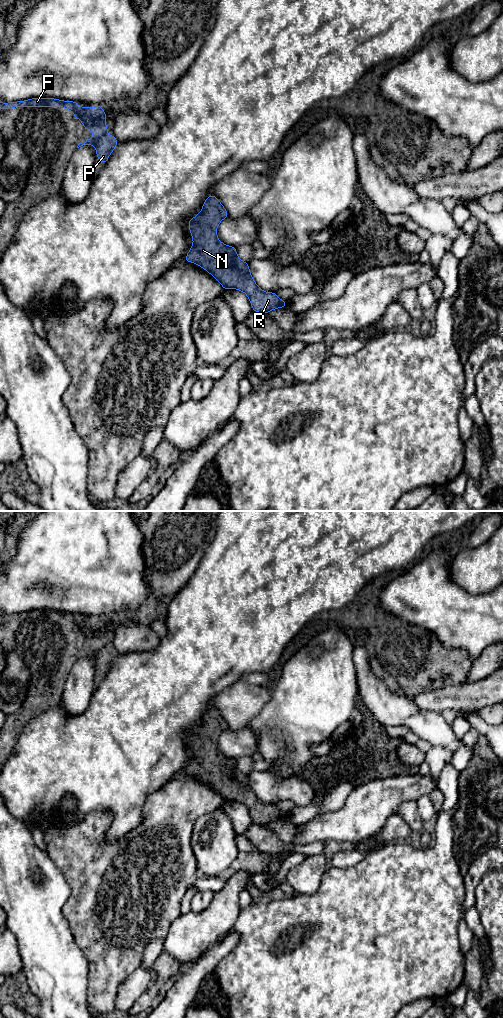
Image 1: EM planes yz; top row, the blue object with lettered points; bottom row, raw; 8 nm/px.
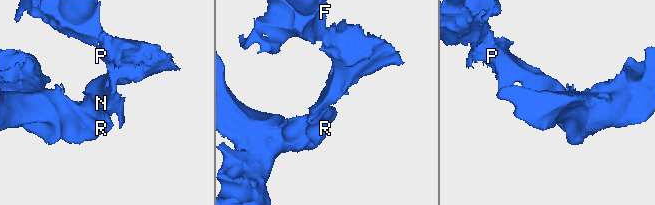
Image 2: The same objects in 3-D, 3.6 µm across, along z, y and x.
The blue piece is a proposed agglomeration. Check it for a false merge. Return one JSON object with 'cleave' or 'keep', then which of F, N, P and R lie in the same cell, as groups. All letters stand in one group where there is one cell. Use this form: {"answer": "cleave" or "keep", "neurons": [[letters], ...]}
{"answer": "keep", "neurons": [["F", "N", "P", "R"]]}

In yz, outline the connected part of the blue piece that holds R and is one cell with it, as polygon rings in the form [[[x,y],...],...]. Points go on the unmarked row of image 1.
[[[209,707],[202,717],[202,722],[188,732],[193,756],[185,774],[195,775],[211,786],[226,801],[244,804],[253,824],[268,824],[287,819],[287,813],[281,812],[275,804],[265,804],[254,793],[249,775],[241,772],[235,758],[222,755],[217,748],[220,734],[229,729],[219,711]]]

